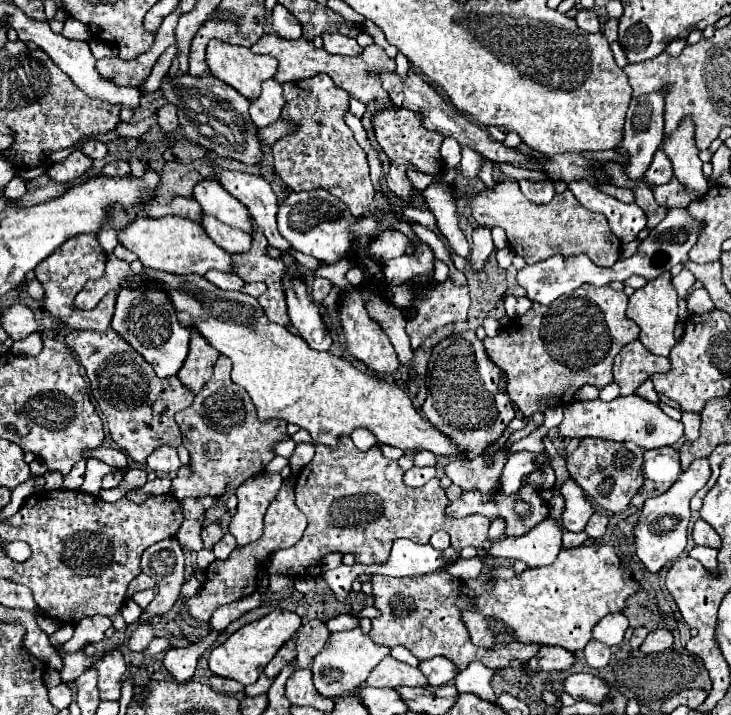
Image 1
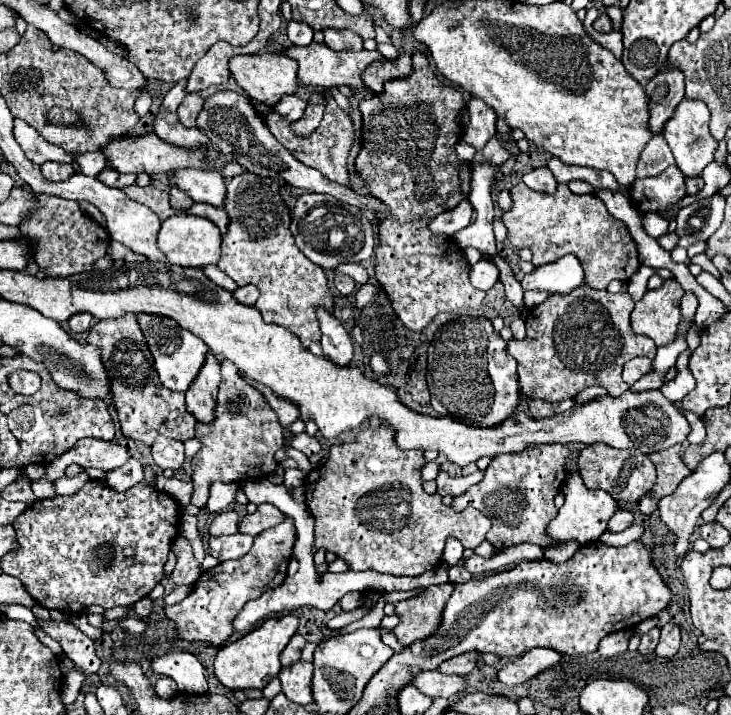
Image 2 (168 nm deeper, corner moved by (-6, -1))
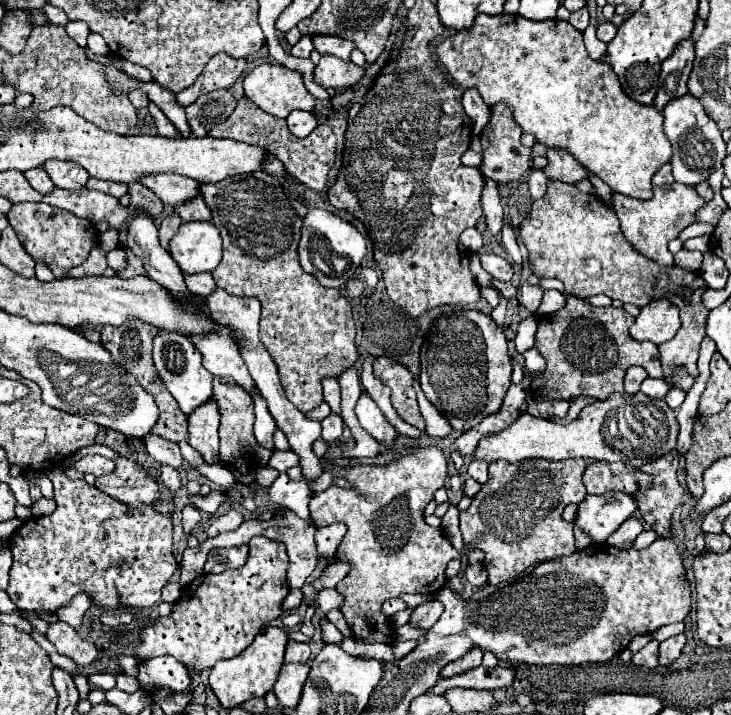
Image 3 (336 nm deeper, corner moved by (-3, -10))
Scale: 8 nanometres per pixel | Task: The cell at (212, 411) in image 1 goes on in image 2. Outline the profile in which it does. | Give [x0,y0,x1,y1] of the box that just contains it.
[192,359,284,507]

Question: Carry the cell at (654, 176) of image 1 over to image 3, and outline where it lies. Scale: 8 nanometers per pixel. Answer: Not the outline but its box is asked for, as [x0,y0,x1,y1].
[613,182,705,266]

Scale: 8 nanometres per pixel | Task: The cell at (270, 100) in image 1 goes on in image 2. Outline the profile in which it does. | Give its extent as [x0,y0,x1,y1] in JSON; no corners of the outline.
[274,95,306,121]

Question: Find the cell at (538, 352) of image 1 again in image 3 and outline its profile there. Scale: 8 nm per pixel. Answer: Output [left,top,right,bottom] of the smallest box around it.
[531,296,663,402]

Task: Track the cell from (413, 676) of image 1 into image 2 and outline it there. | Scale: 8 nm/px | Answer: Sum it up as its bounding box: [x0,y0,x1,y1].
[412,671,468,699]

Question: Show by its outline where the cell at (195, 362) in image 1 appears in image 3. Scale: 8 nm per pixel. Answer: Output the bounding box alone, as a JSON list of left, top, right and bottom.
[187,398,219,464]

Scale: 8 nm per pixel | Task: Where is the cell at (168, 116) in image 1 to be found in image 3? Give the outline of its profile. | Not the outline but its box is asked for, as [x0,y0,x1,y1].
[185,90,235,136]

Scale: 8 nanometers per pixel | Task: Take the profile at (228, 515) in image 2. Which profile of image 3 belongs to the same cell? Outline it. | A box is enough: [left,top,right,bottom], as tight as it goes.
[207,510,245,538]

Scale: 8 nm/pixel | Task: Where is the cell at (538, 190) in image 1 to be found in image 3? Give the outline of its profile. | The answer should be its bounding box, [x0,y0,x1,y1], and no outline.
[529,170,547,200]

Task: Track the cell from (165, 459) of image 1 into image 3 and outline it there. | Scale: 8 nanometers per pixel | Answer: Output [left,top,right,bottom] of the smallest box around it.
[145,436,183,468]

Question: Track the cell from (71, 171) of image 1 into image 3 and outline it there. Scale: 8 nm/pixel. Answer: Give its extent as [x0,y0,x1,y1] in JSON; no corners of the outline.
[25,168,55,194]

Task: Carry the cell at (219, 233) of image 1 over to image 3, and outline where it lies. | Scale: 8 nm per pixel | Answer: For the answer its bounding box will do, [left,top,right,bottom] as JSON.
[175,198,211,222]

